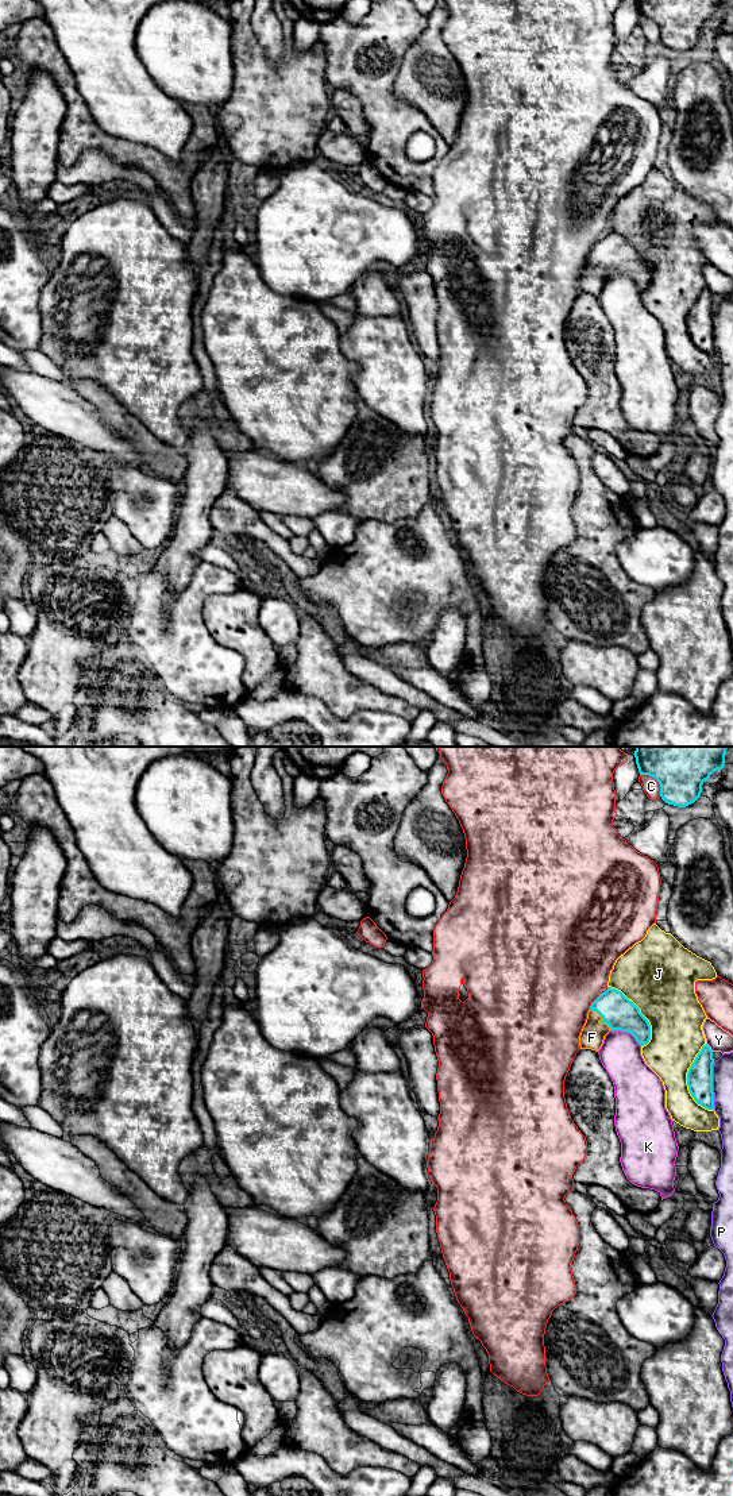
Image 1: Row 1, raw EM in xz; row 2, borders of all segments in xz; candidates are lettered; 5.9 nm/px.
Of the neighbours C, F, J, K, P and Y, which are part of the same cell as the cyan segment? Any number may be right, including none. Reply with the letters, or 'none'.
F

